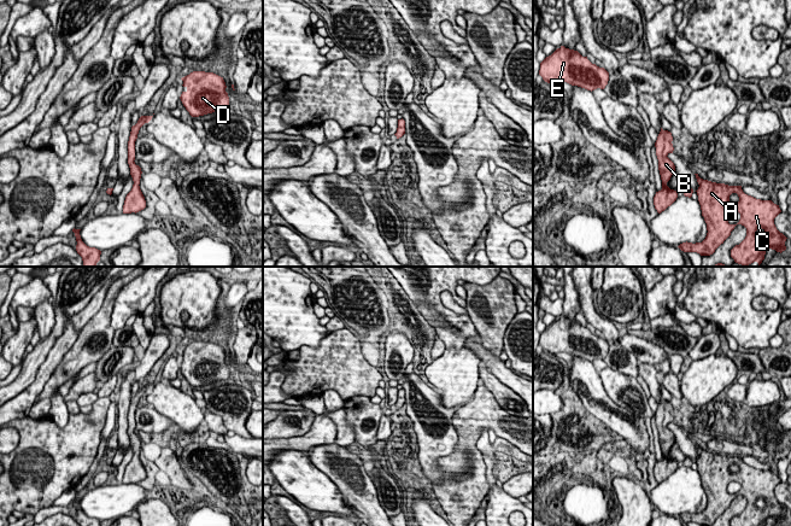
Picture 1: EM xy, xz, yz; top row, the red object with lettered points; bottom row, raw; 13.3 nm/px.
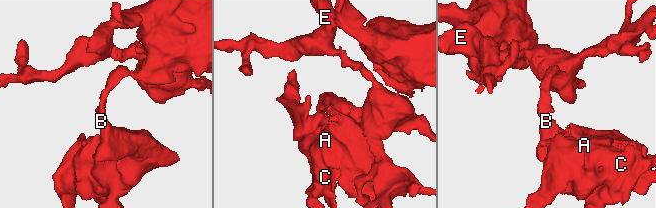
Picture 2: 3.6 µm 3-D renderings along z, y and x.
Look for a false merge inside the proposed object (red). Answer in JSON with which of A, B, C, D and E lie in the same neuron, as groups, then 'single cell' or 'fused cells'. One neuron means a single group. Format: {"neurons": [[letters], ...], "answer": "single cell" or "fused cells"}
{"neurons": [["A", "B", "C", "D", "E"]], "answer": "single cell"}

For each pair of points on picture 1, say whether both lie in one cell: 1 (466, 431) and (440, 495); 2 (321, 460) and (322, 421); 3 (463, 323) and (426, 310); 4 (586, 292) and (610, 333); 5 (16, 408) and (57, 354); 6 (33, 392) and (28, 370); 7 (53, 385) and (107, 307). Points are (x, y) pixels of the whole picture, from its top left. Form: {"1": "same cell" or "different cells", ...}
{"1": "same cell", "2": "different cells", "3": "different cells", "4": "same cell", "5": "same cell", "6": "different cells", "7": "same cell"}

